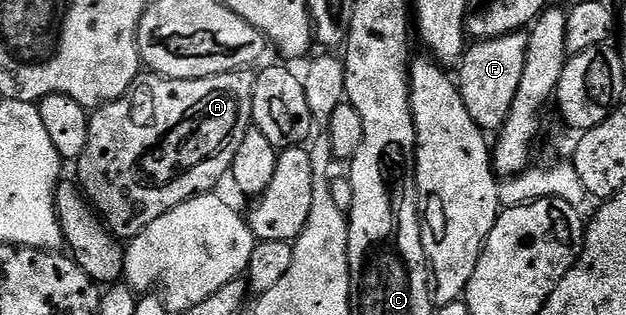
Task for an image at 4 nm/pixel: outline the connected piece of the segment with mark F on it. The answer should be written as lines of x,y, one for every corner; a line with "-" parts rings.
514,31
496,39
481,39
464,50
458,64
457,86
465,101
465,109
469,109
469,117
473,117
484,133
498,133
509,117
517,85
521,85
521,73
525,73
526,52
527,36
523,31

